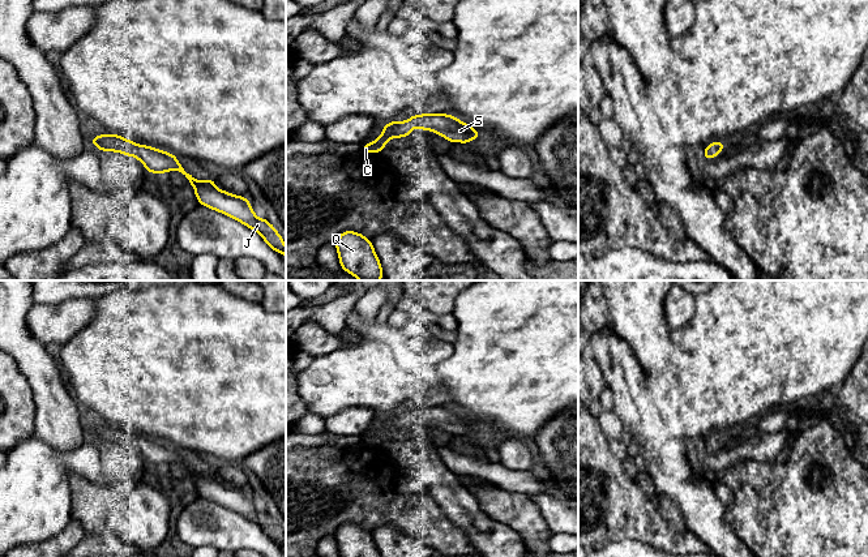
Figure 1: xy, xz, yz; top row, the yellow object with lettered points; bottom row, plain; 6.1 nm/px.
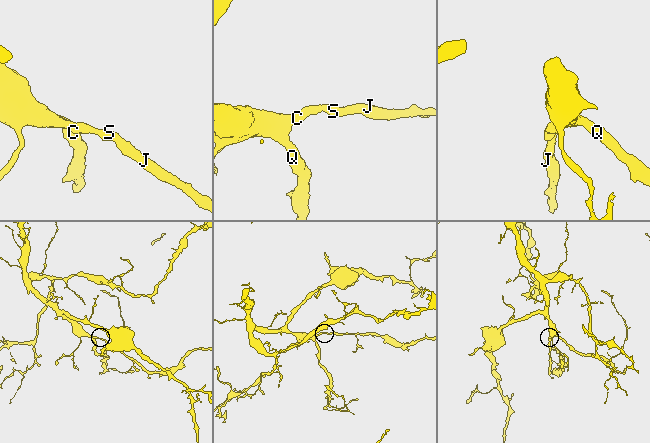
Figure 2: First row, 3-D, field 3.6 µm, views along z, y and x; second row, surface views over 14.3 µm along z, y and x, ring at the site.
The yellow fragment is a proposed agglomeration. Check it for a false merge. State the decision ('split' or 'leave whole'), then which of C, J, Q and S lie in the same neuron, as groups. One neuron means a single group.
leave whole; groups C J Q S

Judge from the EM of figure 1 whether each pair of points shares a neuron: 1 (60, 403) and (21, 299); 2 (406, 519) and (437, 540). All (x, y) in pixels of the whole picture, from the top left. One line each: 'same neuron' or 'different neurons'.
1: same neuron
2: same neuron

